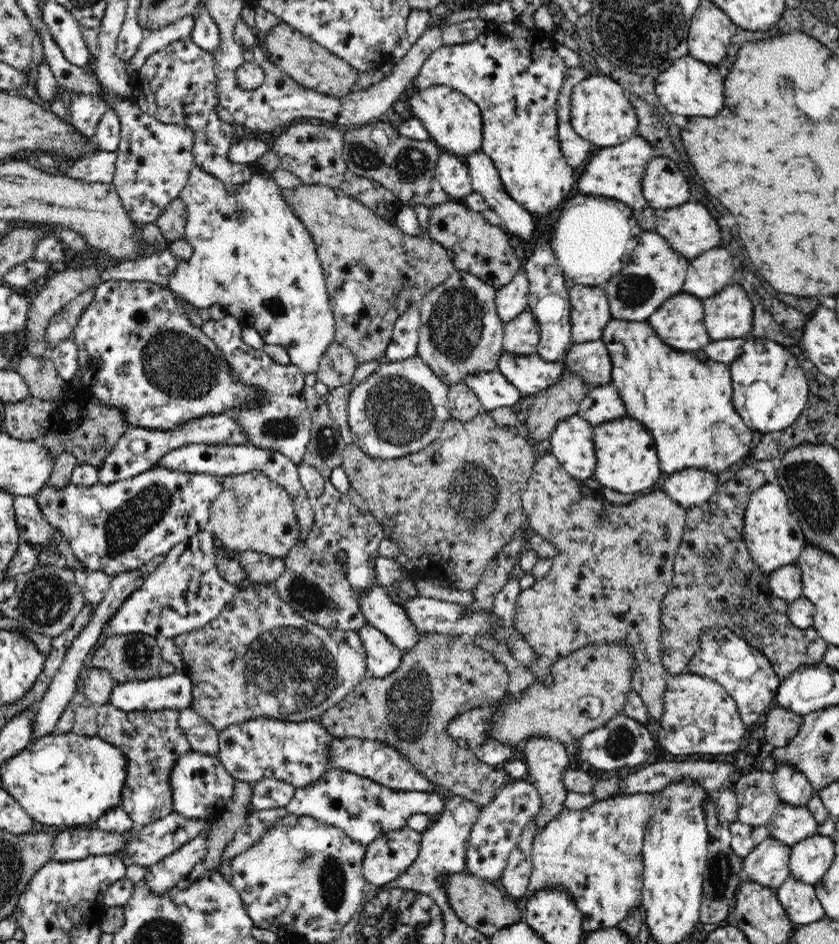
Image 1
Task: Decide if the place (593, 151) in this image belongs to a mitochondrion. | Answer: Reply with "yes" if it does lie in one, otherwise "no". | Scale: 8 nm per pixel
no

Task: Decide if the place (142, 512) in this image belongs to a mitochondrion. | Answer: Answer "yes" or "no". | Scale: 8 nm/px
yes

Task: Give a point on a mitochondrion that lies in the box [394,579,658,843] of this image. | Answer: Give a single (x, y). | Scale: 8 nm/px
(620, 742)

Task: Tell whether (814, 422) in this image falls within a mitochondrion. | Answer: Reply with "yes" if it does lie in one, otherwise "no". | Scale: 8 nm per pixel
no

